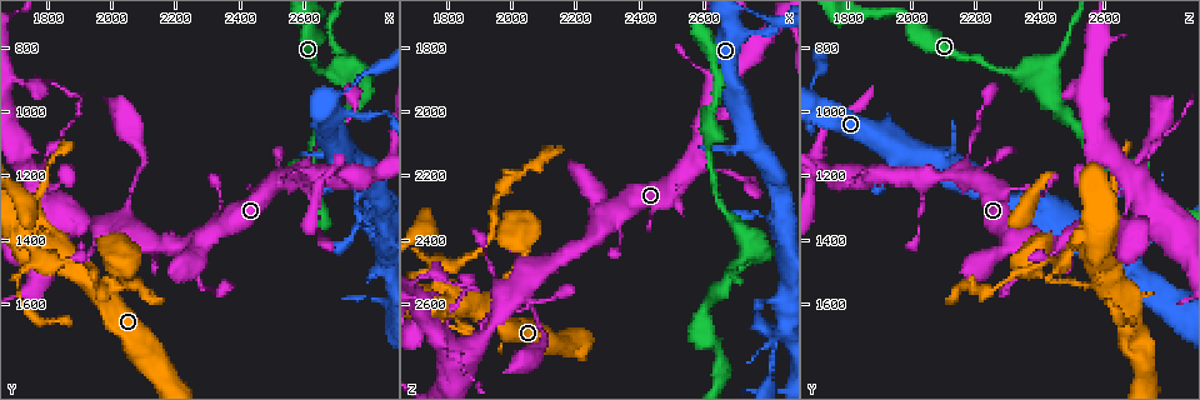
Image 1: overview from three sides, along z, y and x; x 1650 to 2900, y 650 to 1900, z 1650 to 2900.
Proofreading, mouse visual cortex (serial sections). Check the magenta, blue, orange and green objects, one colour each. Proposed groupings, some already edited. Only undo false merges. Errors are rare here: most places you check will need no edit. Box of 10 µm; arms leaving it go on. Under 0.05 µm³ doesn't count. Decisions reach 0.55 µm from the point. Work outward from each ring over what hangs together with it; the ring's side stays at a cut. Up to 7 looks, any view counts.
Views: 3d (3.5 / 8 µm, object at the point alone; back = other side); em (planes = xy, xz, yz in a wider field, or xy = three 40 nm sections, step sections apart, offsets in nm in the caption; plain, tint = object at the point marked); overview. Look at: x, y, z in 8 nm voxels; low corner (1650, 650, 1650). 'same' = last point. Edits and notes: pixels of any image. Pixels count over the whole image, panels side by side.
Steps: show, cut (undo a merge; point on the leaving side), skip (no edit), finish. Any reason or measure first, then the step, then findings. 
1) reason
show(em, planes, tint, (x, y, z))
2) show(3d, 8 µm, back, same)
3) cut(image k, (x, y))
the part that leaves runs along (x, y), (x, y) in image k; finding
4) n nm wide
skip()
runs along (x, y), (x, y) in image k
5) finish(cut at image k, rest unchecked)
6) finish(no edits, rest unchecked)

a fork
show(3d, 3.5 µm, (2730, 870, 2380))

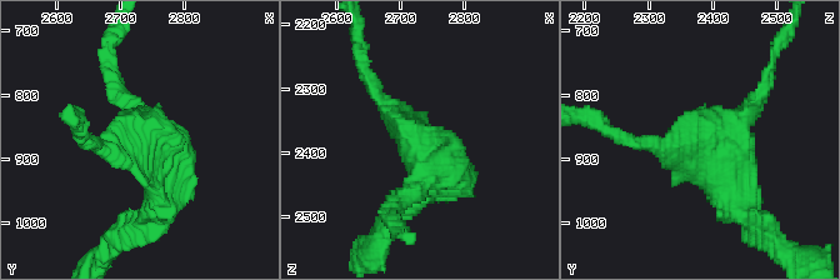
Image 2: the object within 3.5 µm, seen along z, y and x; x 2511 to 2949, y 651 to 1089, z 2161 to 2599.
need the tissue
show(em, xy, step 5, tint, (2730, 865, 2385))

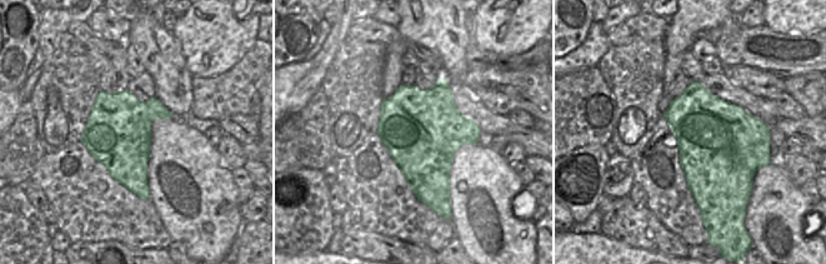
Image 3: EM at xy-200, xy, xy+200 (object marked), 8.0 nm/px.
another direction
show(em, xy, step 2, tint, same)

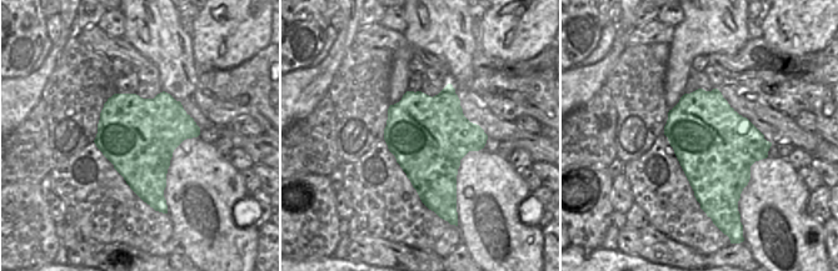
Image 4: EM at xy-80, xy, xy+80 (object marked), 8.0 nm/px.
skip()
runs along (656, 146), (714, 139), (746, 211) in image 2; one cell here

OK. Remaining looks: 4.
arms run side by side
show(3d, 8 µm, (2820, 1310, 2330))

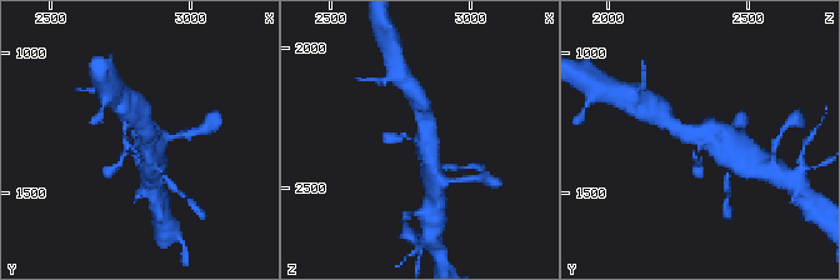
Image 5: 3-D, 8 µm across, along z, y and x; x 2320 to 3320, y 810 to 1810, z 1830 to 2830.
show(3d, 3.5 µm, same)

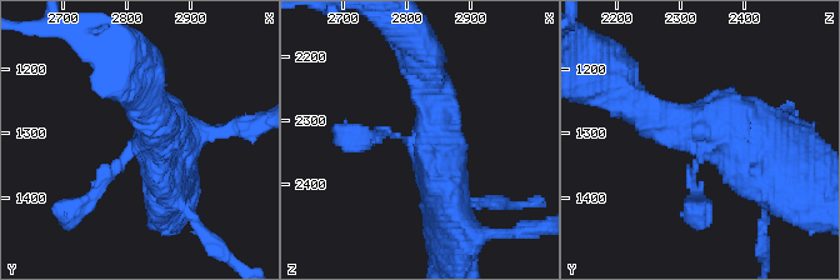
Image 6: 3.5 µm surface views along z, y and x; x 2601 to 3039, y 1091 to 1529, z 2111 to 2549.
now the EM
show(em, xy, step 1, tint, (2825, 1310, 2335))

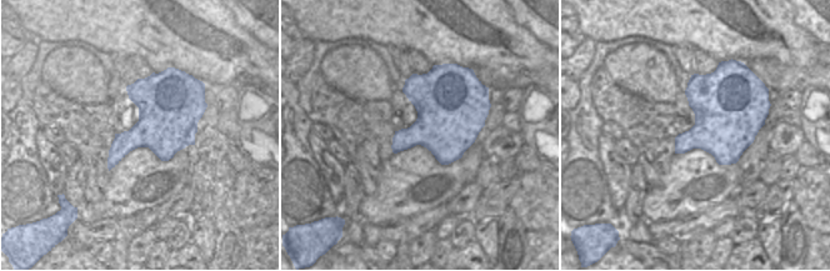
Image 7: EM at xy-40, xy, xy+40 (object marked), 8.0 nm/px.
skip()
runs along (145, 115), (160, 126), (88, 199) in image 6; continuous, no second cell

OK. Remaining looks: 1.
finish(no edits, rest unchecked)

